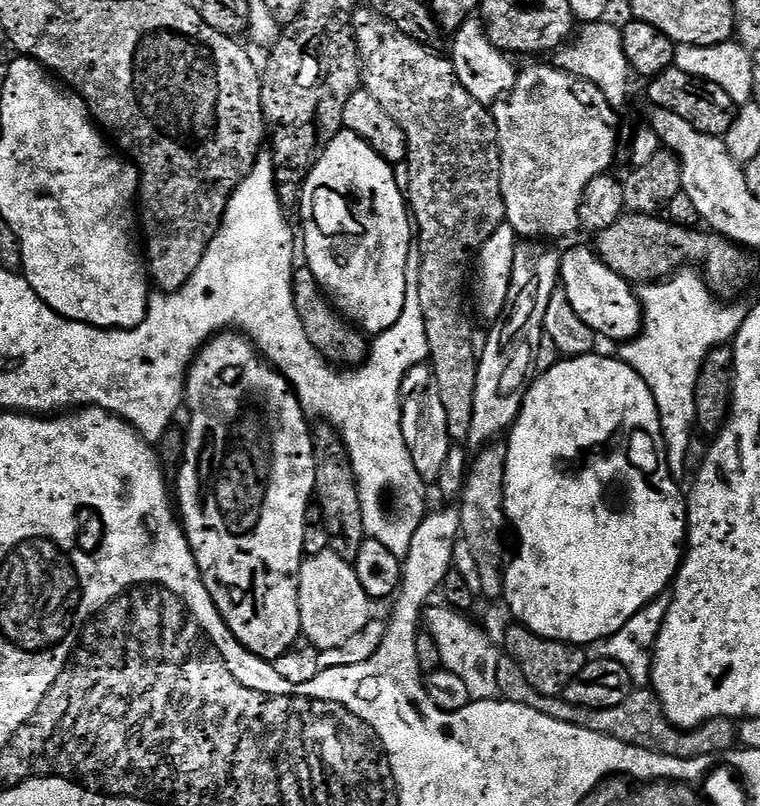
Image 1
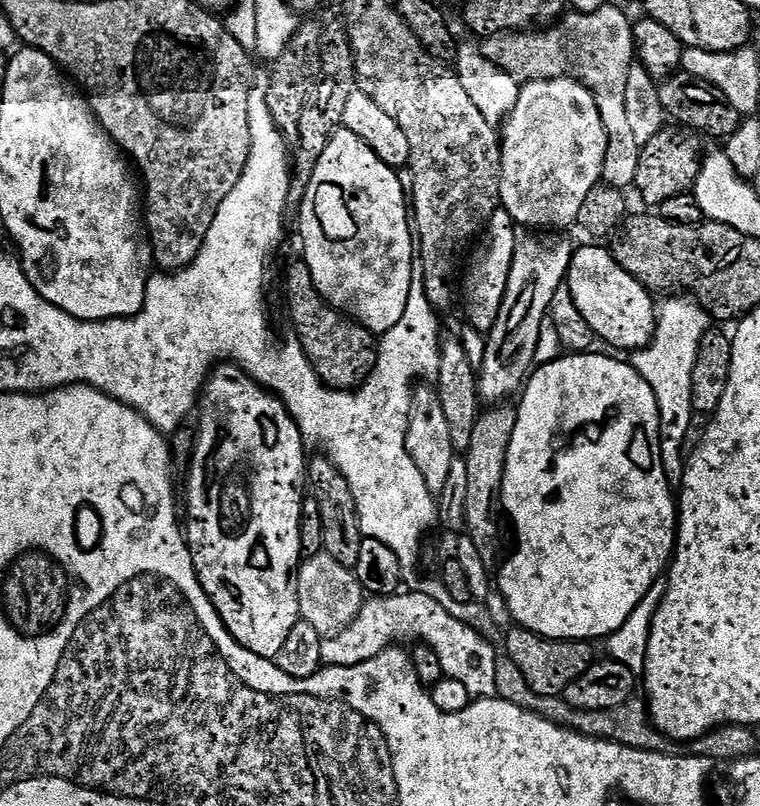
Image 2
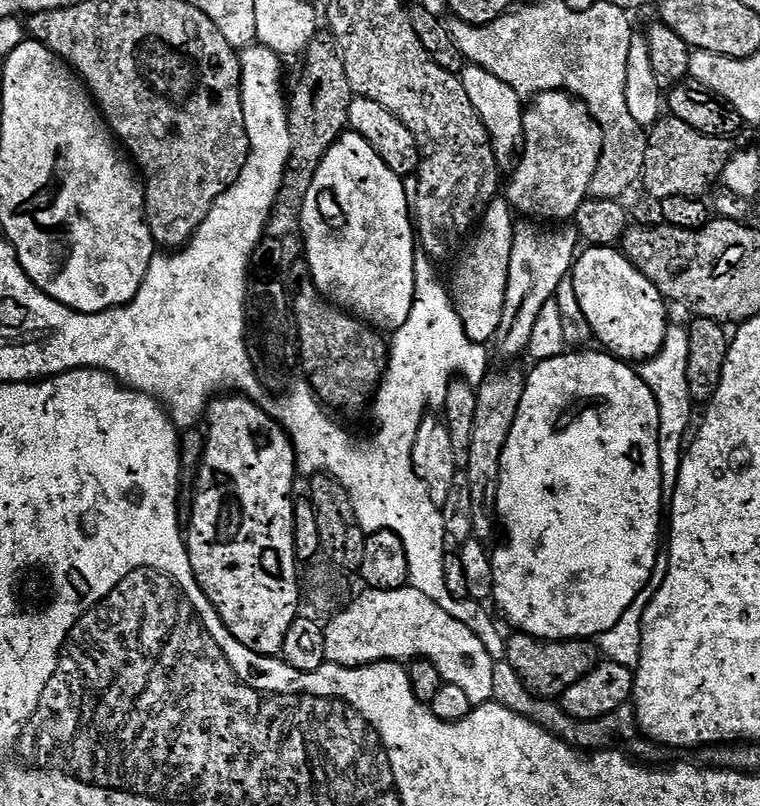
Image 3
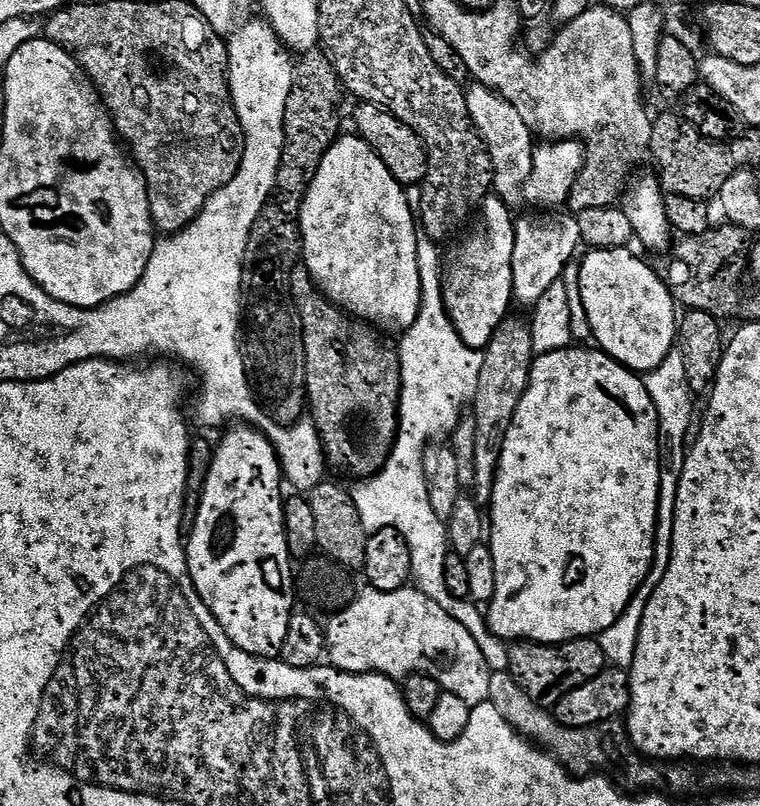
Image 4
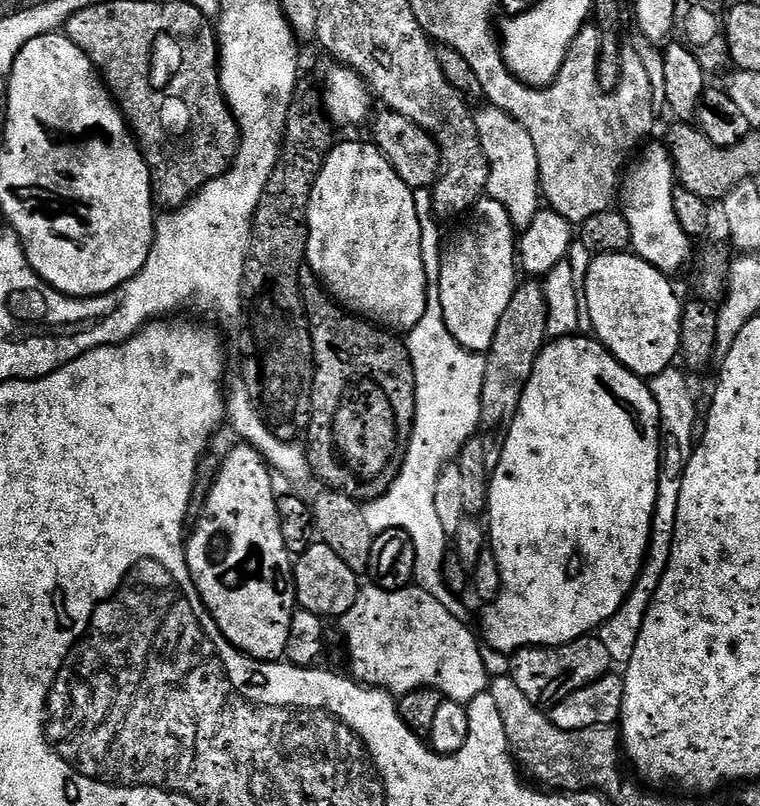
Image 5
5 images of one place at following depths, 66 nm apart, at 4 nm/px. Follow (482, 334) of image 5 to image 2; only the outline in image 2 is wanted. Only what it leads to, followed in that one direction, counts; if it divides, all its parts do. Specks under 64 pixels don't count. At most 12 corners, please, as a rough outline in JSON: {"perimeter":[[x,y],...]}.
{"perimeter":[[497,210],[463,273],[464,316],[498,322],[518,226]]}

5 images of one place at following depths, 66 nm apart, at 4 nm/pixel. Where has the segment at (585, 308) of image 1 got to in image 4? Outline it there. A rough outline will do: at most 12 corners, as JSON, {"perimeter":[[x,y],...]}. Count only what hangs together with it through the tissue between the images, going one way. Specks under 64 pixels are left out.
{"perimeter":[[631,247],[580,260],[591,339],[637,374],[678,344],[678,302]]}

